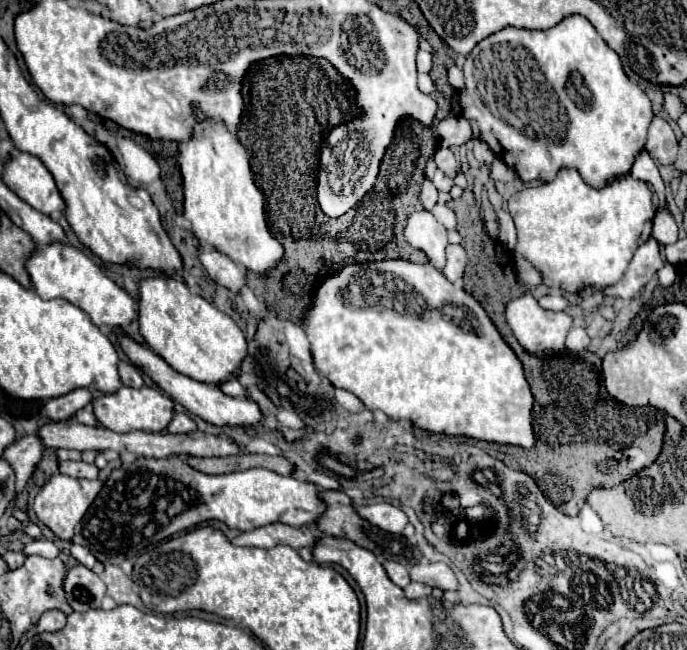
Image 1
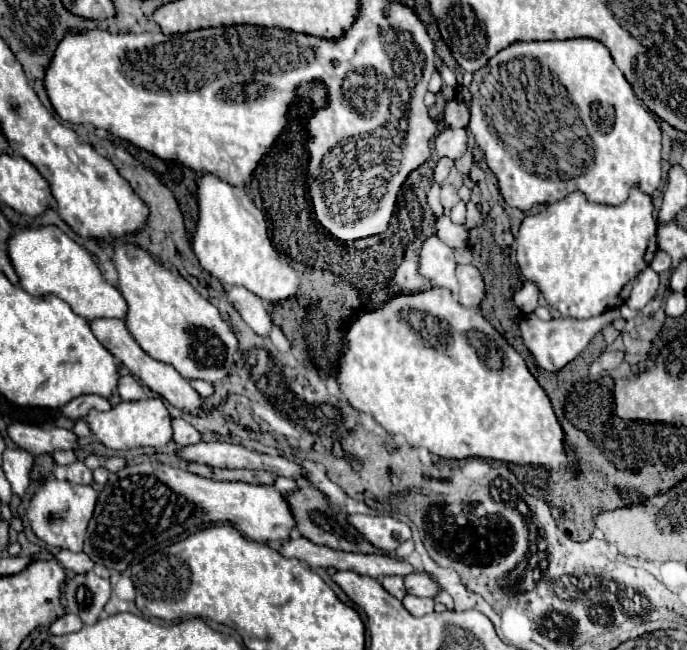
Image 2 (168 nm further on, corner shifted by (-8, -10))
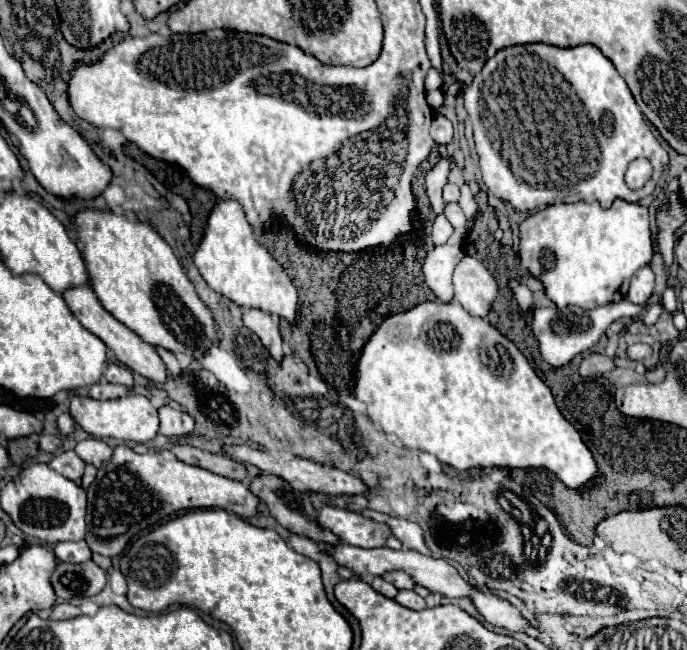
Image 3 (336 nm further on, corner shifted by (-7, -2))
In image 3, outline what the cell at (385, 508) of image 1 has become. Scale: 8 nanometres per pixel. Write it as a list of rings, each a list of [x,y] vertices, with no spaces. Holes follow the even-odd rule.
[[[324,506],[318,510],[318,524],[332,530],[336,536],[342,538],[342,542],[360,548],[384,546],[386,540],[392,536],[388,524],[366,518],[354,510],[342,510],[332,506]]]

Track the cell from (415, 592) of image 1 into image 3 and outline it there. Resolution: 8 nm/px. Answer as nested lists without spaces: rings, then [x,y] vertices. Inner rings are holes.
[[[400,590],[394,600],[398,604],[410,608],[410,610],[422,610],[422,608],[426,608],[426,600],[422,596],[418,596],[414,590]]]

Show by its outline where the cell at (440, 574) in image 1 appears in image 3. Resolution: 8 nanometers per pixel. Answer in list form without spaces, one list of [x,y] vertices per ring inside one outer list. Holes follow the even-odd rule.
[[[386,572],[384,578],[388,582],[392,582],[398,590],[414,590],[414,580],[410,576],[406,576],[406,572]]]

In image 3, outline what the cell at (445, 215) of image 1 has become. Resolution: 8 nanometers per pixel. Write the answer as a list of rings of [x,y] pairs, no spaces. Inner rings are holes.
[[[444,214],[436,216],[434,226],[432,226],[432,240],[434,240],[434,244],[444,244],[452,234],[454,234],[454,226],[448,222],[448,218]]]

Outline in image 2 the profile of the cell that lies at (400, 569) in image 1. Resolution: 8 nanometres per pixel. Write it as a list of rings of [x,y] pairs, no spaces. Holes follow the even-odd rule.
[[[385,576],[385,578],[381,578],[381,586],[391,594],[391,596],[395,596],[397,600],[401,600],[407,592],[405,592],[405,588],[403,588],[403,578],[401,576]]]

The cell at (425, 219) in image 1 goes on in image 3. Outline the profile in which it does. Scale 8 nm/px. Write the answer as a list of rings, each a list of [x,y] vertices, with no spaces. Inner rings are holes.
[[[442,244],[442,246],[434,246],[422,264],[422,272],[428,288],[442,302],[450,302],[454,298],[452,272],[454,272],[454,266],[462,260],[462,256],[464,256],[462,248]]]

